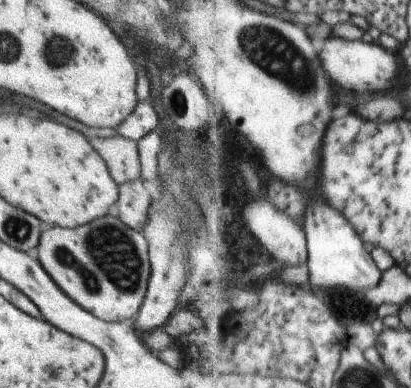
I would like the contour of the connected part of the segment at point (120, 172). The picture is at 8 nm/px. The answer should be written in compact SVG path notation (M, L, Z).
M123 136L88 137L92 148L105 160L110 176L119 186L141 178L141 158L137 142Z

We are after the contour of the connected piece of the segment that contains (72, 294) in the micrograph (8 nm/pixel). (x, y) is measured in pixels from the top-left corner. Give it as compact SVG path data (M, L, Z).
M114 212L96 218L86 226L78 226L74 230L68 228L44 227L38 250L38 262L50 275L50 278L60 287L70 300L92 313L92 316L106 322L122 322L138 314L150 280L149 249L147 240L141 231L126 226Z

